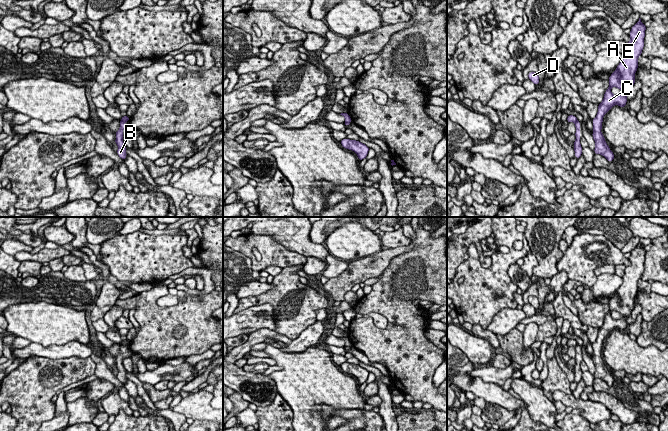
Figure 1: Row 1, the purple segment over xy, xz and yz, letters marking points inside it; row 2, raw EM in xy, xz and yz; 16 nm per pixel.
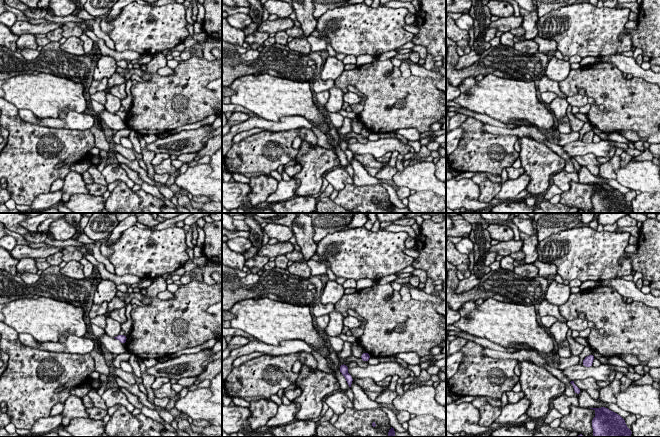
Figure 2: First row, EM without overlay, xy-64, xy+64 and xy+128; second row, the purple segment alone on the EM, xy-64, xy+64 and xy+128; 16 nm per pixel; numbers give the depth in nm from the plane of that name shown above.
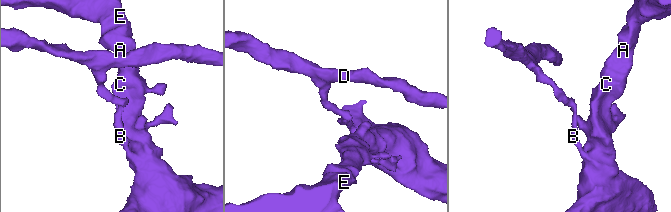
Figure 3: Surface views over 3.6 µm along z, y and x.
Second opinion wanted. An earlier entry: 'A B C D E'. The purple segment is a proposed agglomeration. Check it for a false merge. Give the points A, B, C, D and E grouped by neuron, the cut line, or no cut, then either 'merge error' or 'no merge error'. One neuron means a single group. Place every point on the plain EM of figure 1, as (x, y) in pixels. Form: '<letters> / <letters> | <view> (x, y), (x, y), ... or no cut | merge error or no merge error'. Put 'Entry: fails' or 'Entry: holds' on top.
Entry: fails
A B C E / D | xy (120, 344), (124, 346) | merge error

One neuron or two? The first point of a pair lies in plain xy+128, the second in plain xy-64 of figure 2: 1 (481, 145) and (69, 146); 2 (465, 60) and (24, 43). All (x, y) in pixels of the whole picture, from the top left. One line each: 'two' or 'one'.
1: one
2: two

